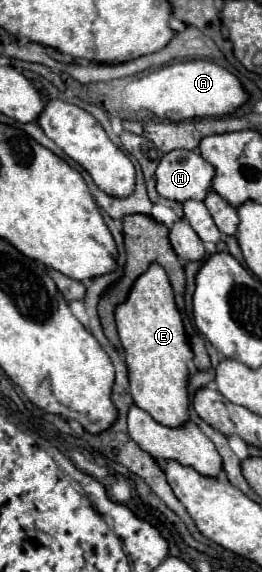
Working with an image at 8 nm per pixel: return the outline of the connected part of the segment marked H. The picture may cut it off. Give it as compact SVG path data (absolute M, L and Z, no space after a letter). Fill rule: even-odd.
M178 149L166 153L156 169L156 189L170 201L184 203L188 199L204 201L212 187L214 167L196 151Z

